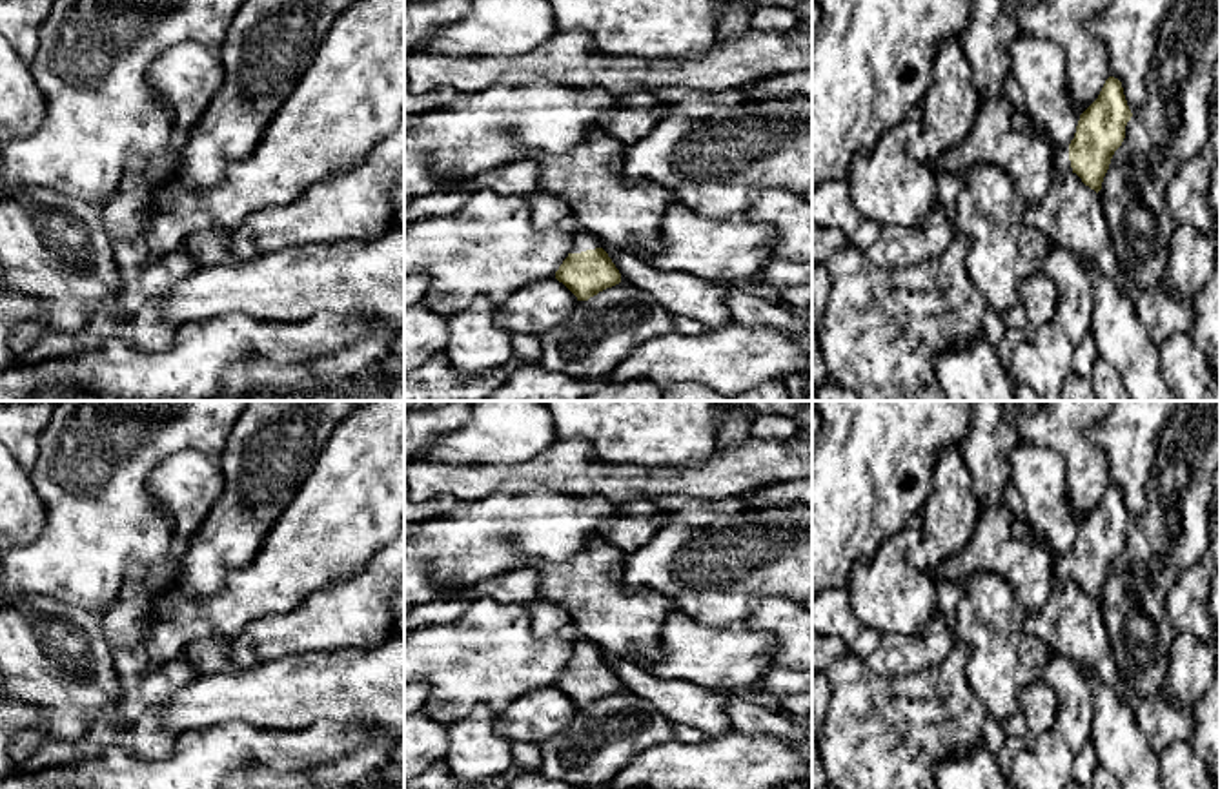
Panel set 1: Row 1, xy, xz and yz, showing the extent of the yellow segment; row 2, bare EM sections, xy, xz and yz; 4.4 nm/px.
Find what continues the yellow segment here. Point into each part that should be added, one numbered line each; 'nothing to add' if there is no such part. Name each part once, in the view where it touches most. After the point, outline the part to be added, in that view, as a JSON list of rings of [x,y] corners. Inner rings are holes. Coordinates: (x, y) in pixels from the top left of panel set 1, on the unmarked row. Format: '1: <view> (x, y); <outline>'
1: xz (581, 649); [[[579,636],[574,638],[570,651],[572,651],[570,661],[581,661],[581,660],[595,658],[603,654],[595,643]]]

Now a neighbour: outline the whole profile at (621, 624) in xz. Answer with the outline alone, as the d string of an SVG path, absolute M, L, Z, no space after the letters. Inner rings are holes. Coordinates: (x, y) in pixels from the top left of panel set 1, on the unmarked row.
M594 536L564 563L535 559L539 598L572 610L572 632L595 643L603 654L625 660L661 660L661 630L676 603L656 592L623 587L625 552Z

